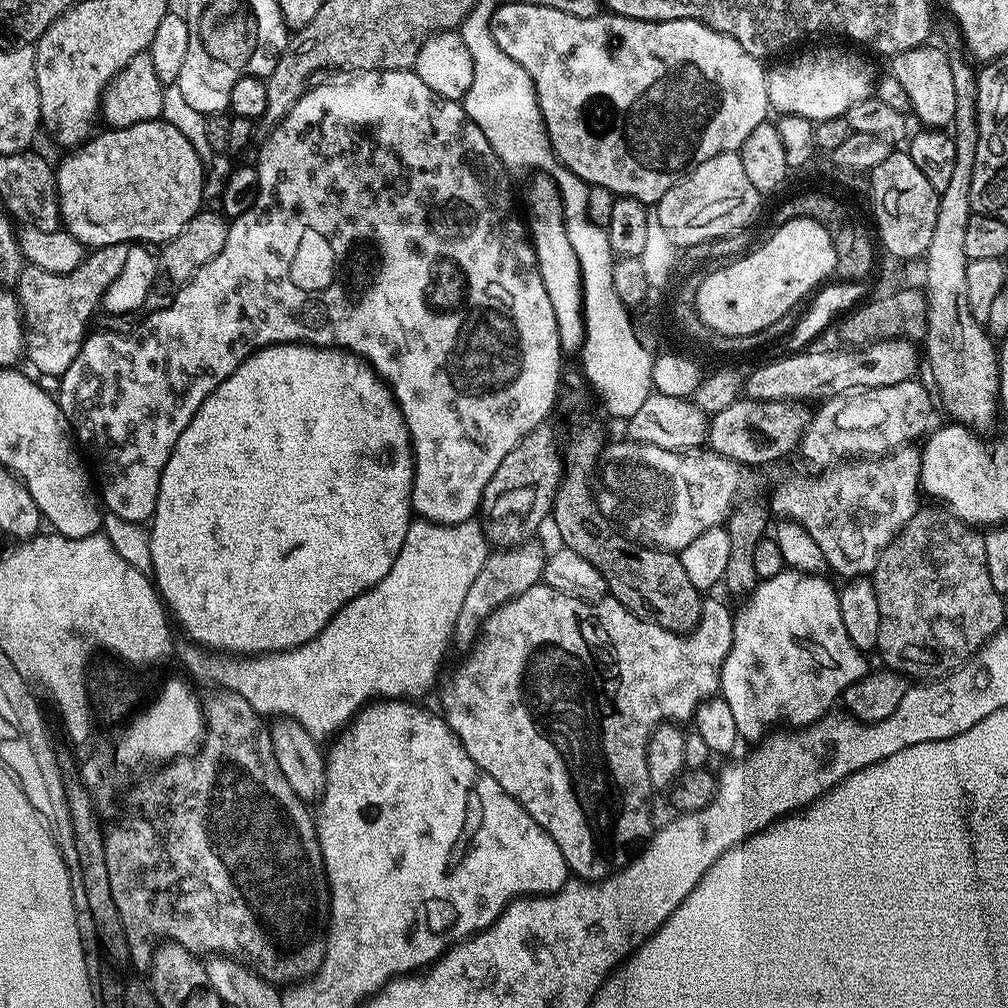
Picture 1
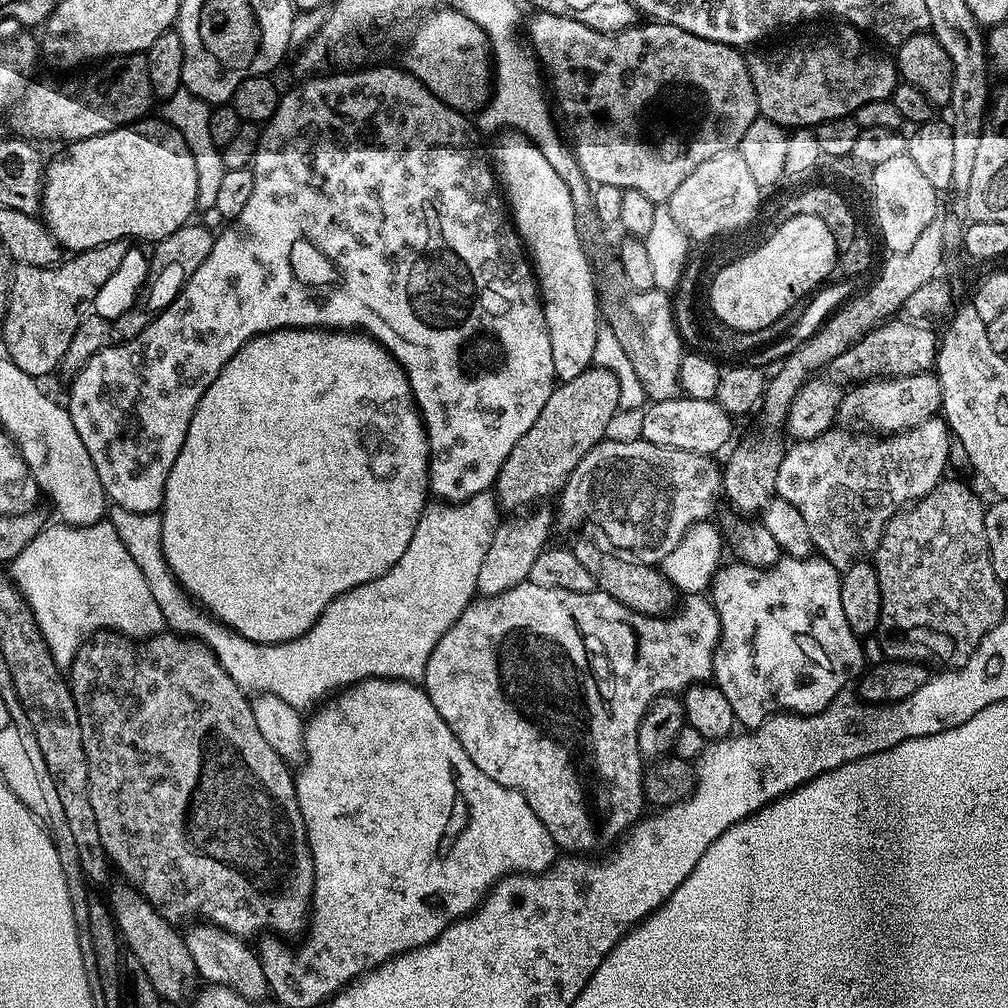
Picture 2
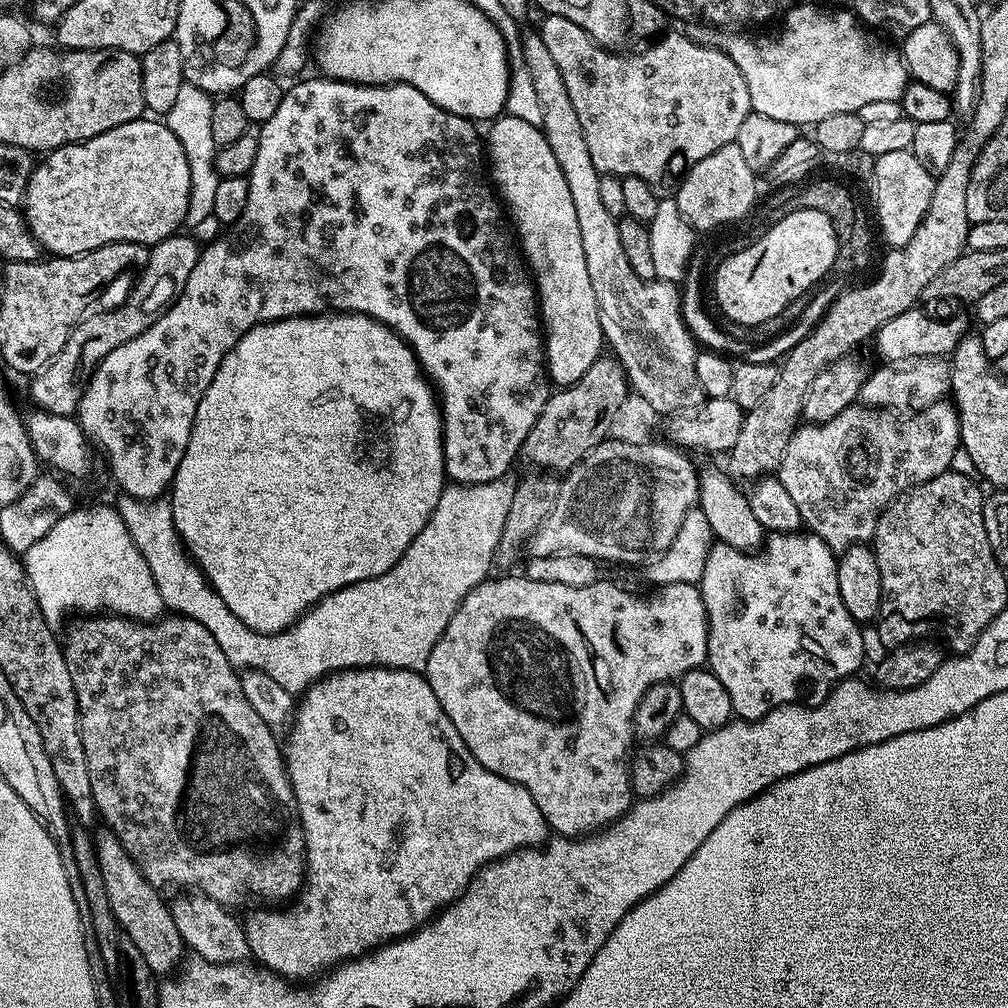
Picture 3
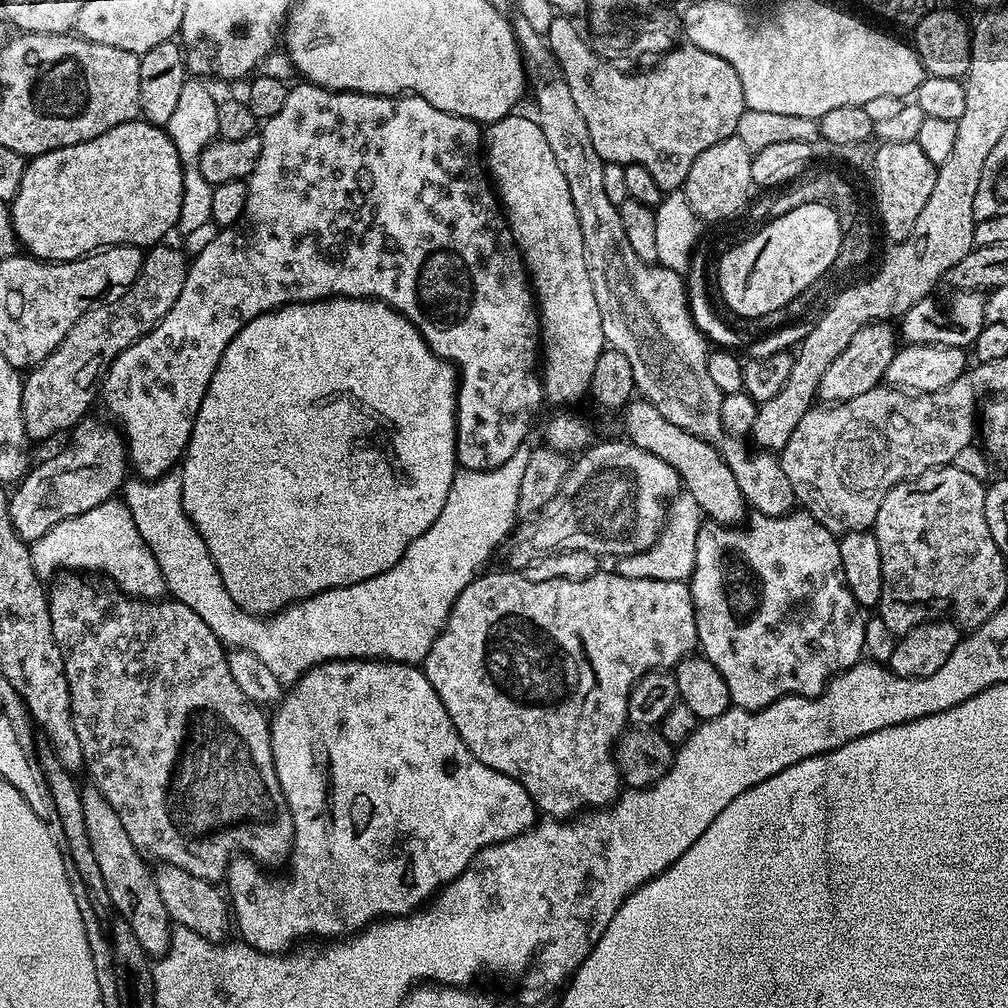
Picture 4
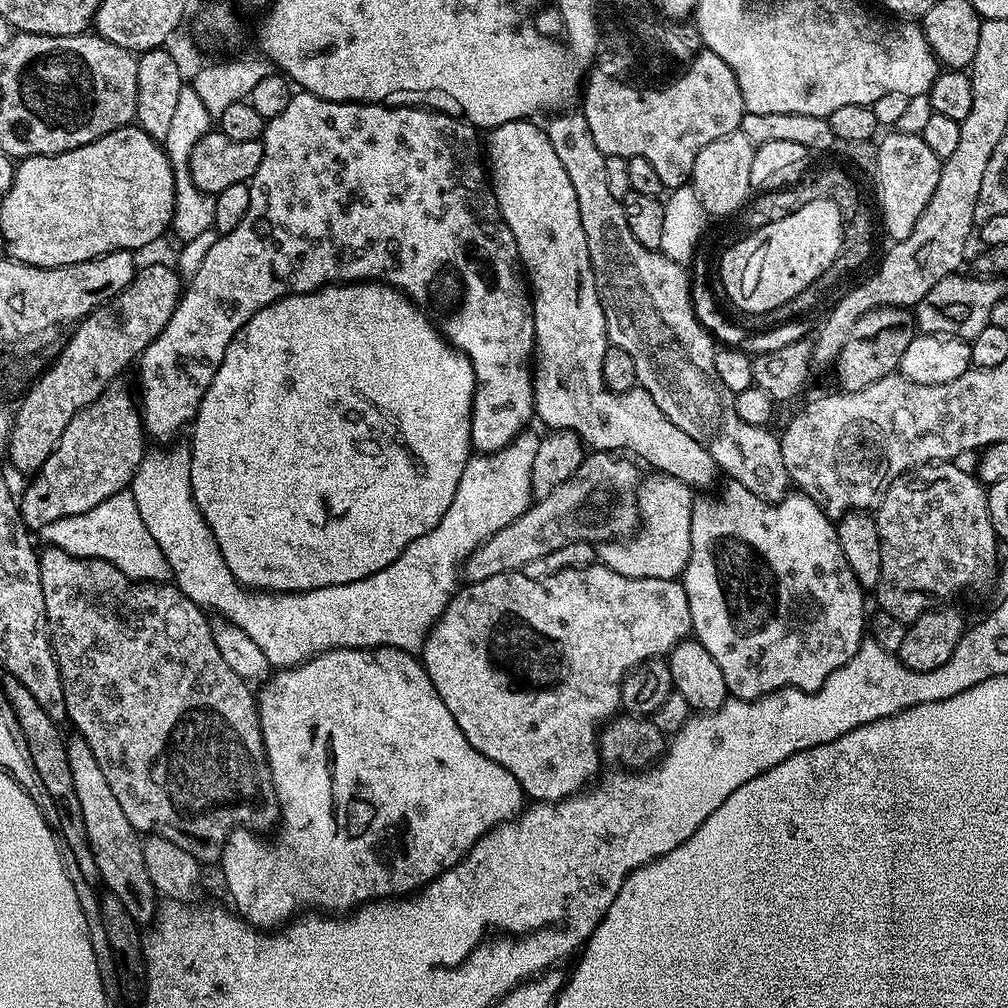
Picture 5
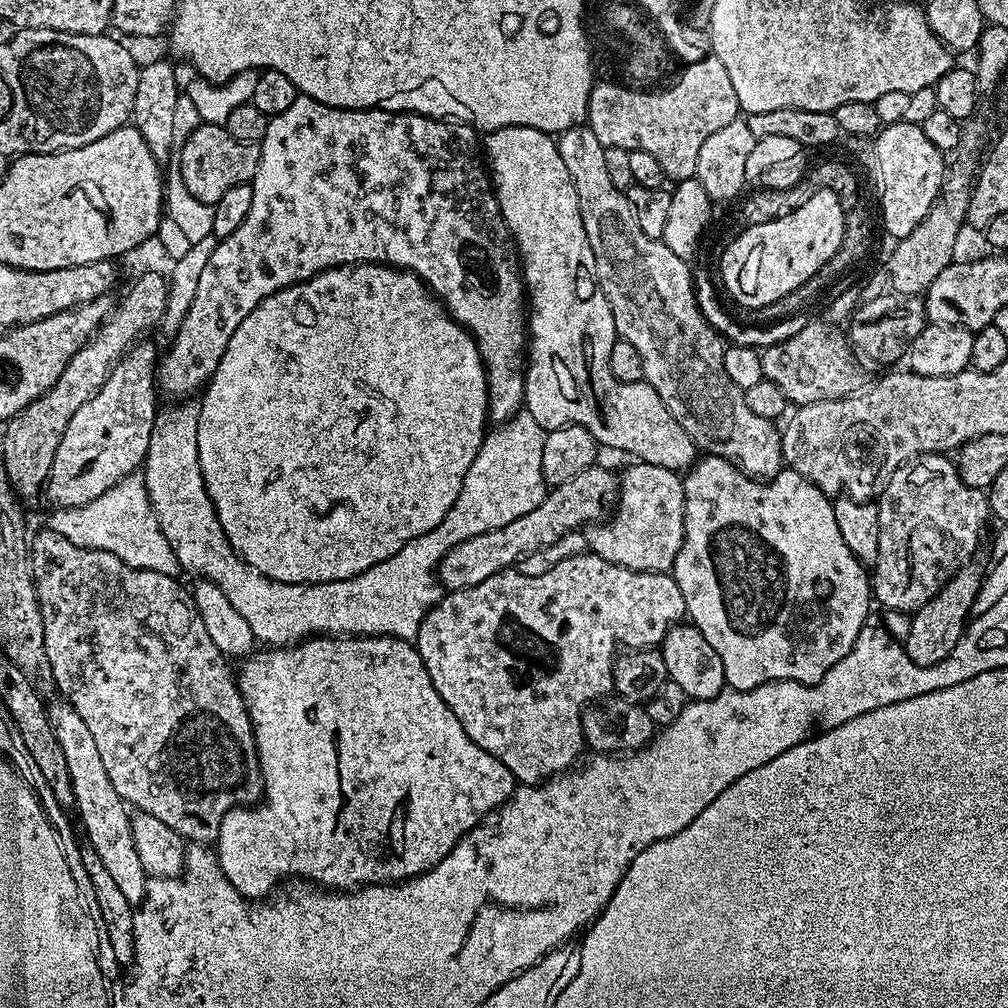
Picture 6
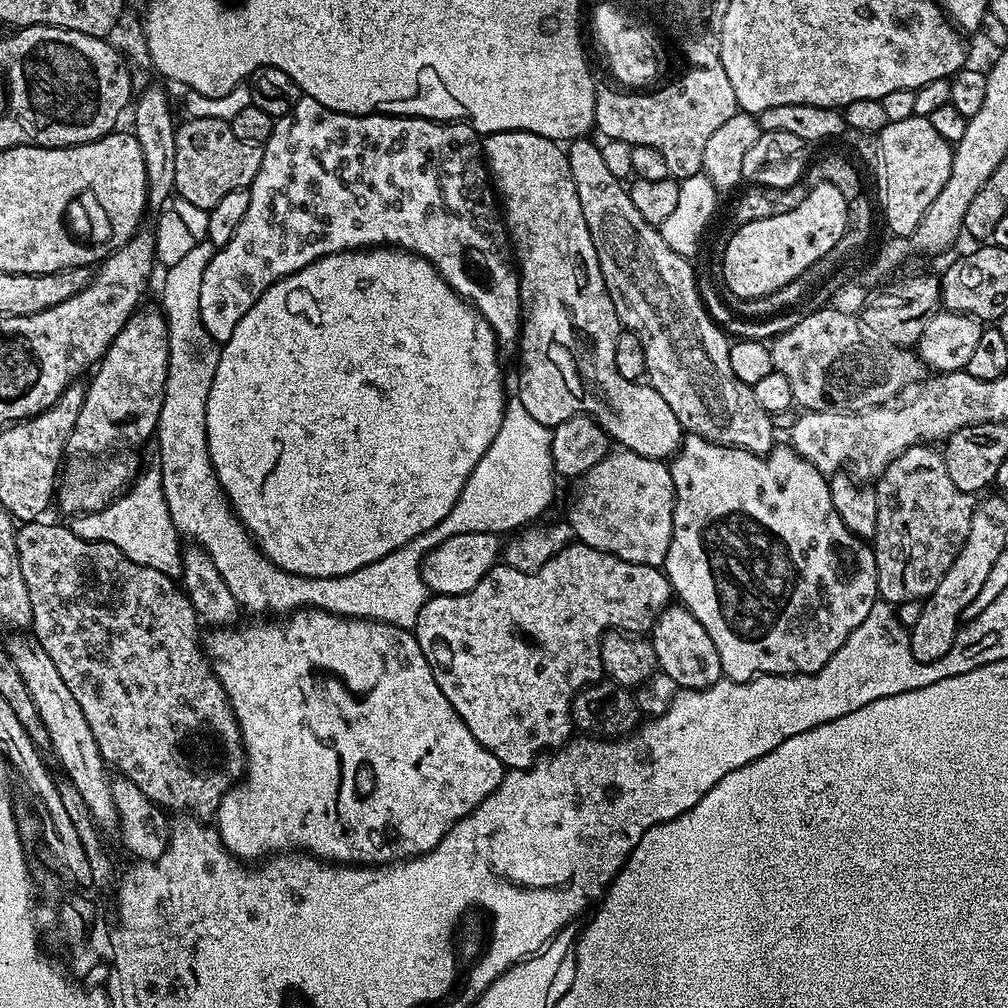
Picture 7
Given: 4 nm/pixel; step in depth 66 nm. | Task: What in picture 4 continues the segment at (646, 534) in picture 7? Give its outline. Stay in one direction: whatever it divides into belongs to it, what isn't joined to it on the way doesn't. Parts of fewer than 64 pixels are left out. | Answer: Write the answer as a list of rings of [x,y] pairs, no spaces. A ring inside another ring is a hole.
[[[683,490],[677,492],[666,505],[664,526],[660,529],[654,546],[650,546],[638,554],[619,557],[614,564],[615,571],[626,578],[687,581],[694,570],[698,530],[701,523],[702,513],[698,502],[694,502],[694,494]]]

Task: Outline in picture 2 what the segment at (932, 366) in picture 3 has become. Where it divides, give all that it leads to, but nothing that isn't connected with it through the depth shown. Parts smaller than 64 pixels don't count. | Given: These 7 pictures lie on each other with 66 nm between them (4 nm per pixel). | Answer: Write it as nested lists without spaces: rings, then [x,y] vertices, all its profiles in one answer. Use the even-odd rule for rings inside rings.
[[[919,372],[913,376],[890,376],[879,380],[866,380],[849,387],[840,403],[838,420],[844,426],[865,424],[872,434],[895,434],[926,422],[941,411],[942,386],[931,372]]]

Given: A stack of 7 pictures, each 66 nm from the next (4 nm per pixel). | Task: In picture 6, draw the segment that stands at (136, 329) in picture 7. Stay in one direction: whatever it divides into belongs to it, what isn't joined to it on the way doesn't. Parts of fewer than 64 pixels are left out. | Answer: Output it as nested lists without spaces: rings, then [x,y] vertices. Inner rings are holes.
[[[137,342],[125,352],[102,382],[102,390],[70,418],[42,493],[53,509],[94,502],[110,486],[137,471],[147,458],[158,411],[158,351],[154,345],[144,343]]]

